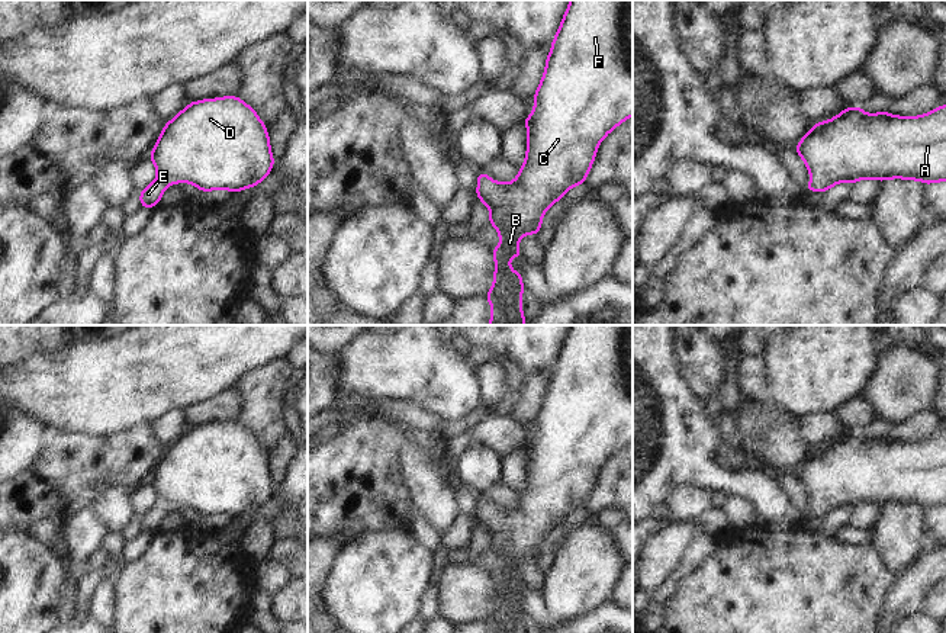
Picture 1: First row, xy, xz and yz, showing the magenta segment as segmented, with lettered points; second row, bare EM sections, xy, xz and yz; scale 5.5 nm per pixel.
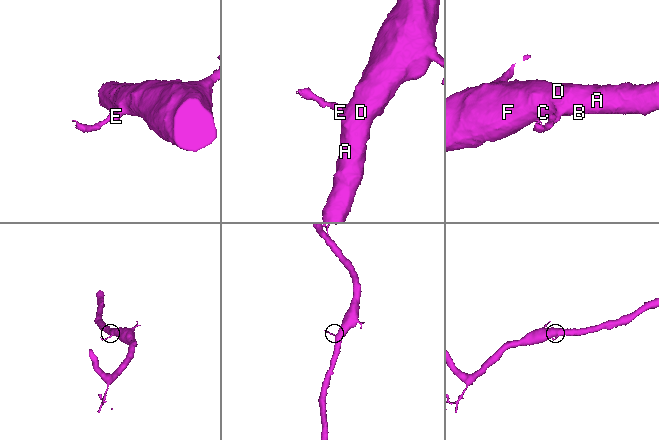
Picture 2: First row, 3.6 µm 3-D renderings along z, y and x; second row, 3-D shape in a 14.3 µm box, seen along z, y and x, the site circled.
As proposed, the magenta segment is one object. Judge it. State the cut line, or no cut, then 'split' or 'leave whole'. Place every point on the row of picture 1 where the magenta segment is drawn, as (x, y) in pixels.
no cut; leave whole

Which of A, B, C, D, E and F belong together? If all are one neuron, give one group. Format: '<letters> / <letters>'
A B C D E F

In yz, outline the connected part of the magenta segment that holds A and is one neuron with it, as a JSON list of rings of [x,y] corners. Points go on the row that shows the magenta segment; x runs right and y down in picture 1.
[[[946,105],[921,116],[894,116],[889,112],[866,113],[846,107],[830,121],[815,122],[795,147],[805,161],[811,181],[804,190],[827,192],[837,183],[860,179],[920,180],[924,184],[946,181]]]

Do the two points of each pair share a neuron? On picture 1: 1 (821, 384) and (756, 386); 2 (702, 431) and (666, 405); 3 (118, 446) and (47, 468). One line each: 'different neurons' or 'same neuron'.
1: different neurons
2: same neuron
3: same neuron

